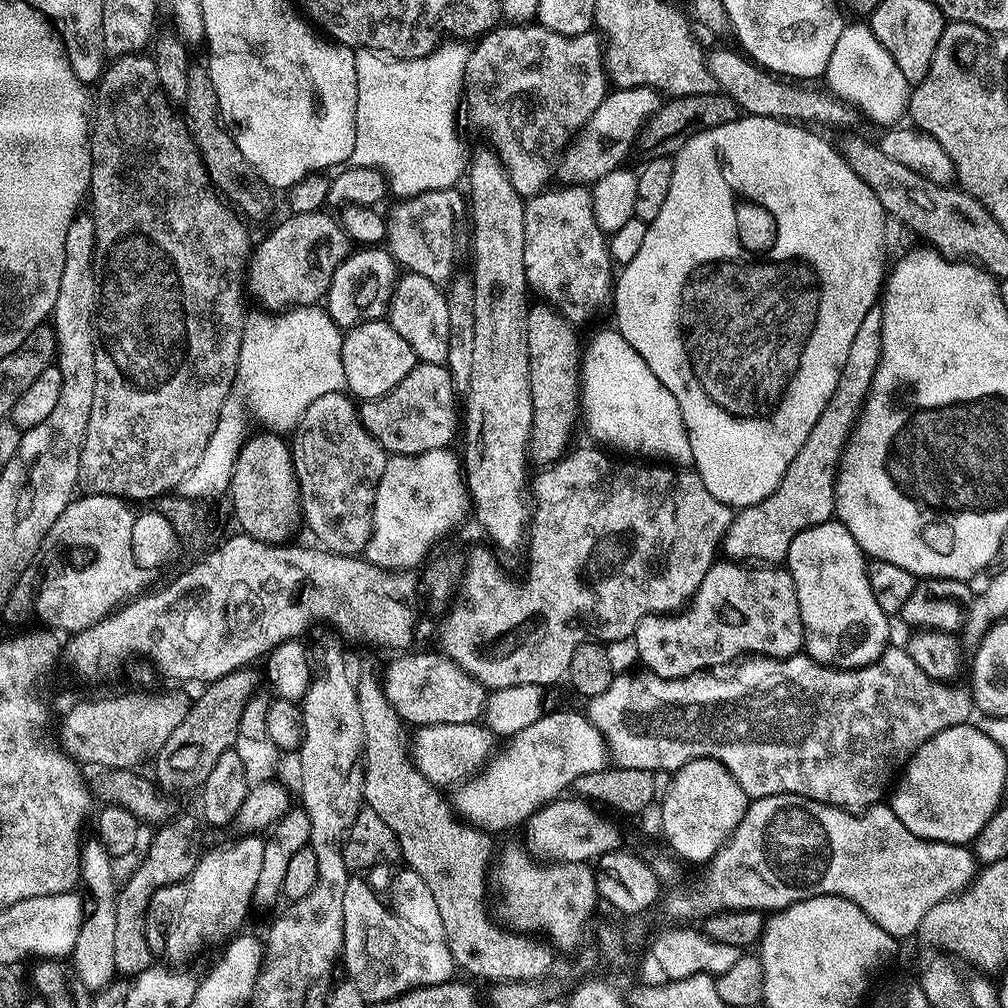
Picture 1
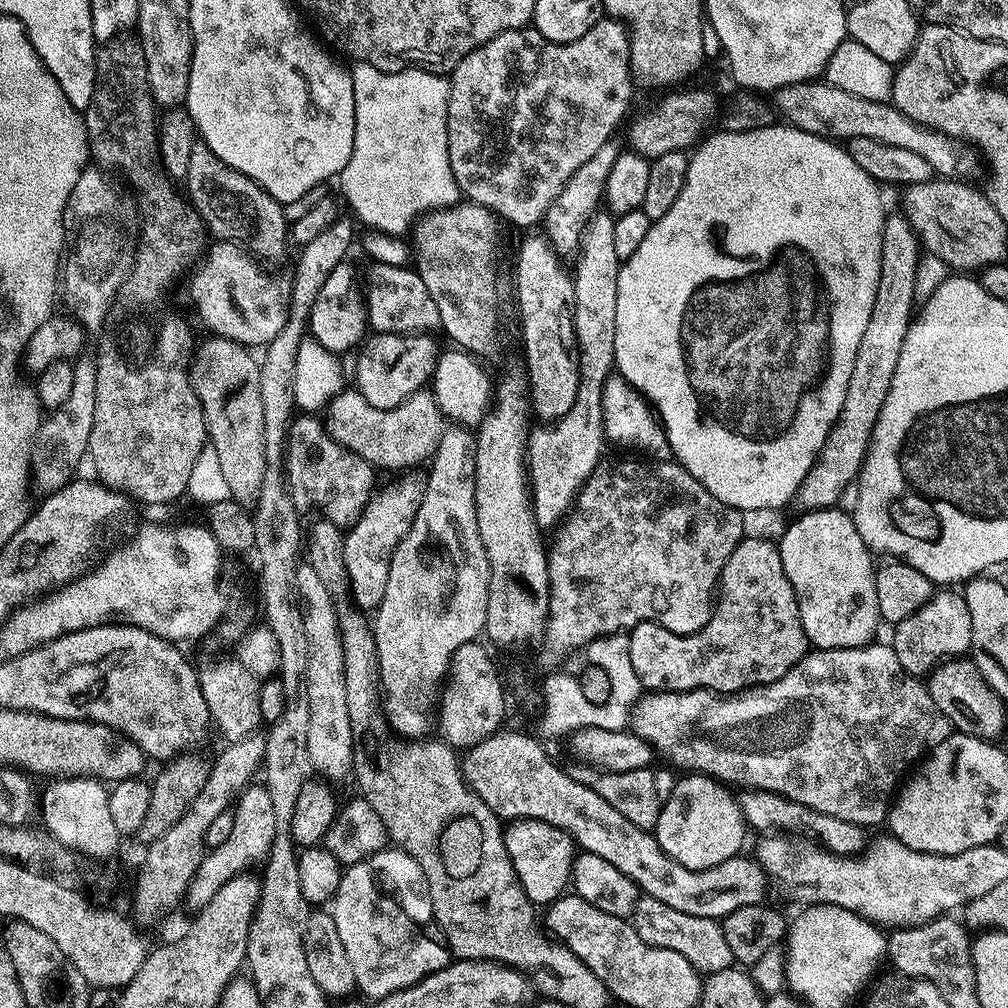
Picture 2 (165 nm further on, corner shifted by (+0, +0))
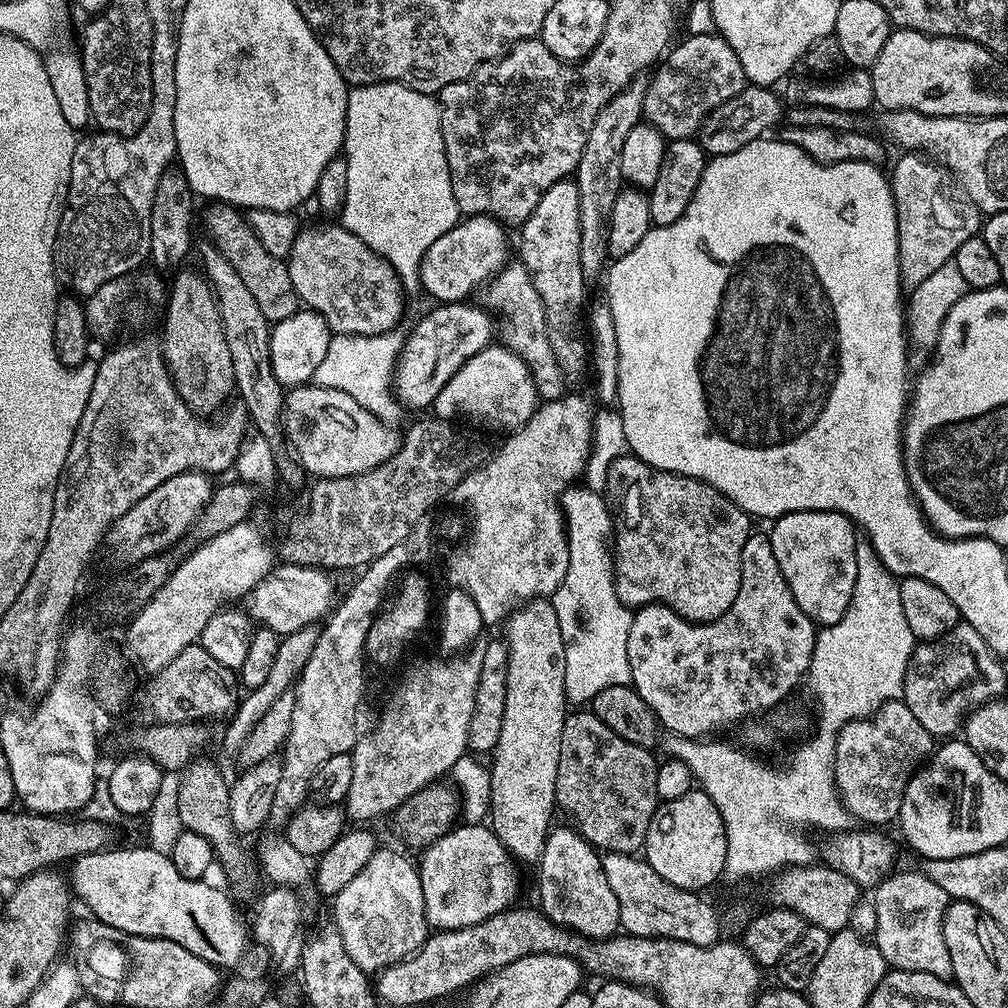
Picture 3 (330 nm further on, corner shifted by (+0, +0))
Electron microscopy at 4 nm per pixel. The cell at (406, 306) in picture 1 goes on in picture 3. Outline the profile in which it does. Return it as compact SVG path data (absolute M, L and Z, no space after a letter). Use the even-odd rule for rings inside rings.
M304 226L299 229L297 236L294 238L293 248L286 257L286 263L288 273L290 274L290 282L294 282L294 290L300 298L301 305L305 309L312 309L320 314L329 324L331 331L342 336L380 336L383 332L393 331L399 325L396 323L404 316L404 299L406 299L404 285L401 284L399 276L396 275L396 271L381 256L374 254L374 250L370 250L370 246L366 246L366 242L362 242L362 238L350 235L342 226L335 227L306 228Z

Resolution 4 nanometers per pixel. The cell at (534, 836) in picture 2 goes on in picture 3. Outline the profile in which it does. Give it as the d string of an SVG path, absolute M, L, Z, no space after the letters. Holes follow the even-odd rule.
M461 823L428 845L419 856L418 871L429 929L445 932L474 926L517 903L513 858L487 823Z

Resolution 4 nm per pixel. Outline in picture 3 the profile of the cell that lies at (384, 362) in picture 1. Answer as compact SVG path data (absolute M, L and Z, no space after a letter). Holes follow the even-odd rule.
M472 302L437 303L404 338L396 368L392 372L392 391L405 409L431 409L442 392L442 386L458 372L474 354L489 347L494 340L494 320L483 308Z

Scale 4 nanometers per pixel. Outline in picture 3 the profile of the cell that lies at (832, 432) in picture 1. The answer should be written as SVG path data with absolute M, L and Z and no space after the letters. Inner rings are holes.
M905 151L890 171L898 222L898 262L900 283L913 290L940 266L954 259L958 246L982 228L982 213L964 195L956 177L943 163L919 152Z

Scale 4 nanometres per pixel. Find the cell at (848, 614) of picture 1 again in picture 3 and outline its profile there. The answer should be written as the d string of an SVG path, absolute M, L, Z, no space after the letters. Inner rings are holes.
M791 512L775 517L773 524L776 525L773 526L772 532L770 531L770 539L774 558L778 558L778 570L782 570L782 578L786 578L790 594L794 594L794 602L802 606L802 610L817 626L838 622L838 618L846 614L846 606L850 606L854 594L854 578L858 574L858 532L852 521L840 512Z

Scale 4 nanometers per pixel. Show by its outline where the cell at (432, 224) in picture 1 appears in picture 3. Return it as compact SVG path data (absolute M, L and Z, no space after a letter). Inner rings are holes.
M519 258L505 264L499 274L479 289L479 296L479 307L498 318L499 343L526 362L528 373L536 384L537 397L541 401L561 400L566 395L566 381L558 366L558 358L554 358L554 349L550 347L542 298L538 298L538 290L534 290L534 282L526 266Z

